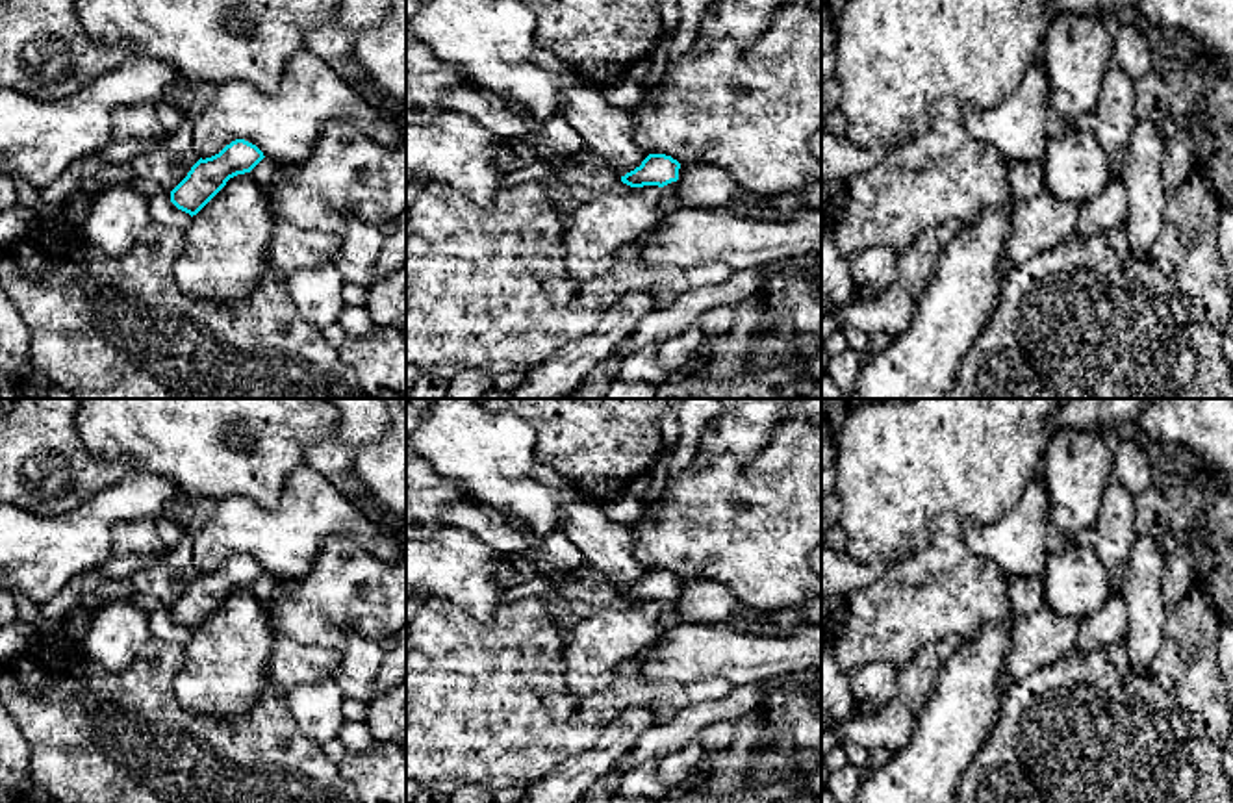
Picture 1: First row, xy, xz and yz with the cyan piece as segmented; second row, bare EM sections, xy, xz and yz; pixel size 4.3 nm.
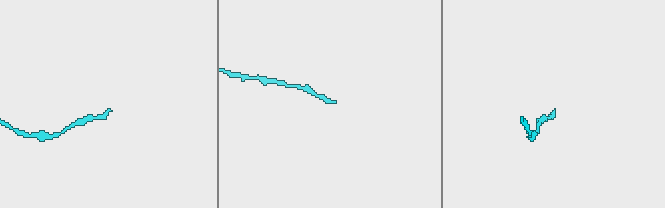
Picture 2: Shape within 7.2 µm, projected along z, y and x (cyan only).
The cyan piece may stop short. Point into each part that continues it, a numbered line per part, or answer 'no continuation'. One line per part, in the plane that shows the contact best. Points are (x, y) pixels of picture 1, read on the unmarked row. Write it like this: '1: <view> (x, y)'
1: xy (266, 588)

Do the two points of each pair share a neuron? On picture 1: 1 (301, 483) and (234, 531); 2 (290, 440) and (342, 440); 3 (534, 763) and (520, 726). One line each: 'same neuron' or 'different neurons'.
1: same neuron
2: different neurons
3: same neuron

